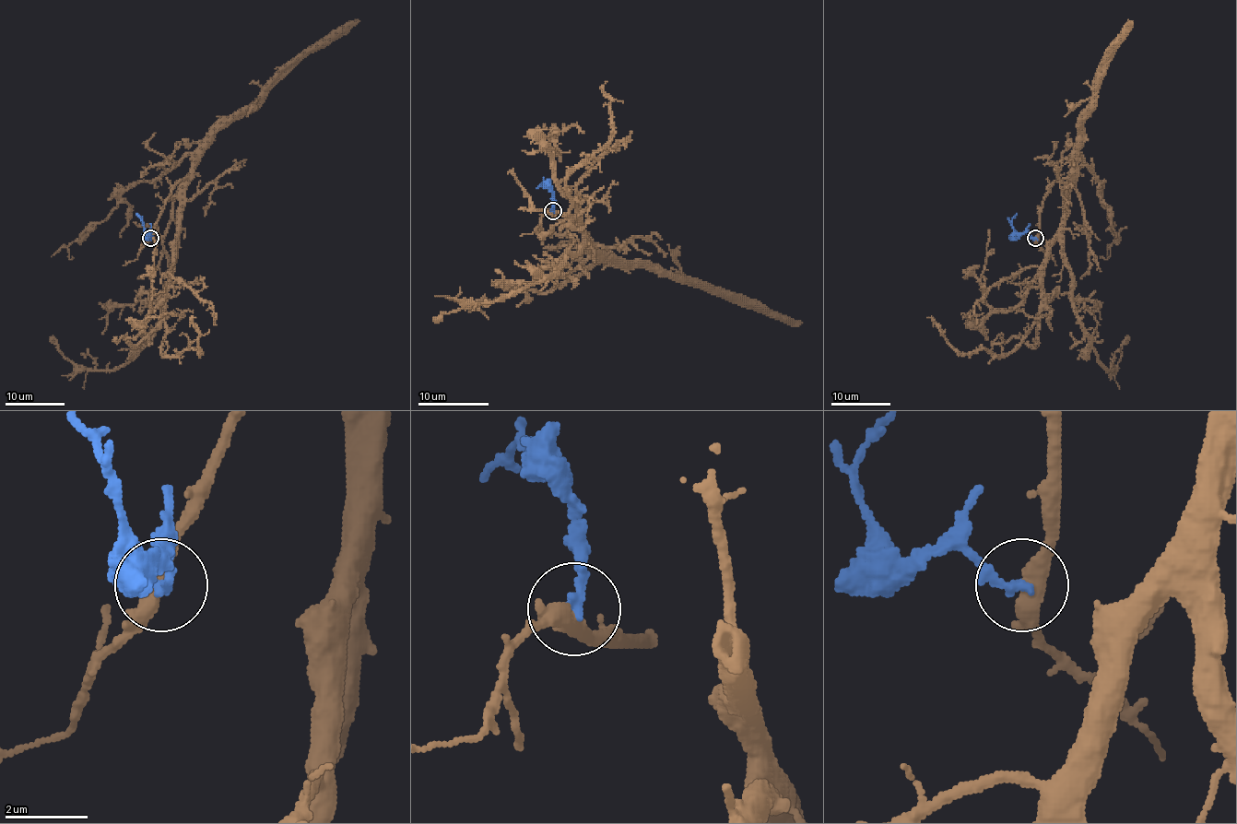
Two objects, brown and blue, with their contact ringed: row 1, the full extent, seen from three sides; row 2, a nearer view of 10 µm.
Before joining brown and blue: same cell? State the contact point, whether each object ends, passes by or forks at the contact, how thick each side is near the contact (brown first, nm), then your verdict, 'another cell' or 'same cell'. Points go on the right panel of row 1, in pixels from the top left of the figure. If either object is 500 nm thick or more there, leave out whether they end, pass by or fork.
at (1035, 238); brown passes by; blue ends there; 460 nm thick on the brown side, 240 nm on the other; another cell

